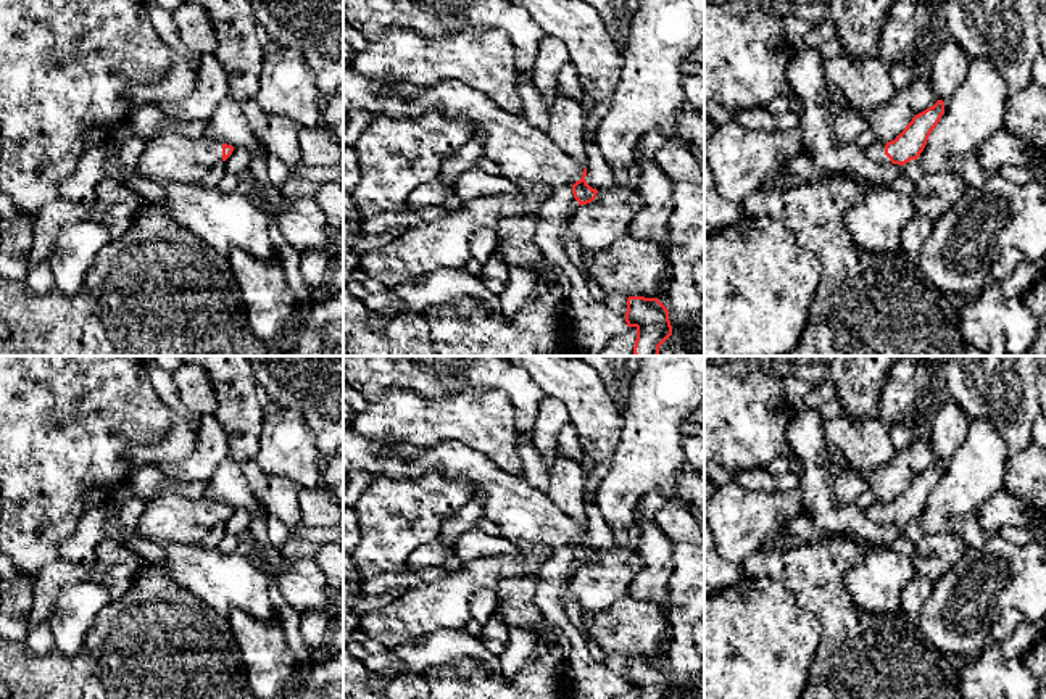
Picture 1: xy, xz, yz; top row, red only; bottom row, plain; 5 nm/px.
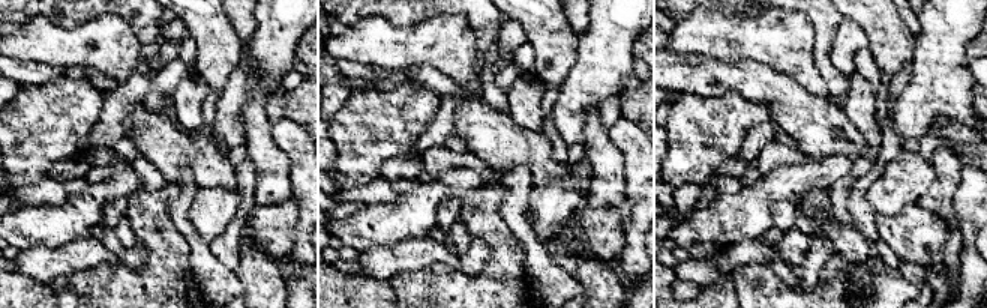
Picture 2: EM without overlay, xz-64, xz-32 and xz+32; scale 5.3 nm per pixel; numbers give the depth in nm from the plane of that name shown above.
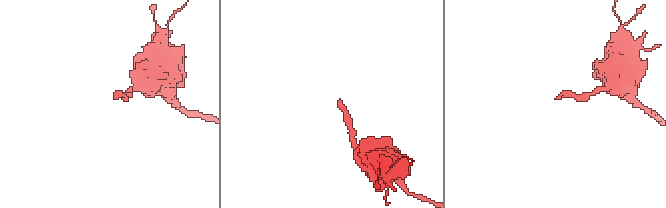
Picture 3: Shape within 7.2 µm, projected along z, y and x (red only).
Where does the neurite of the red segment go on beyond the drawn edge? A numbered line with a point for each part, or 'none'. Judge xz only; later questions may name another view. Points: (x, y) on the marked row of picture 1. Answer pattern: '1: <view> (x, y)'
1: xz (527, 157)

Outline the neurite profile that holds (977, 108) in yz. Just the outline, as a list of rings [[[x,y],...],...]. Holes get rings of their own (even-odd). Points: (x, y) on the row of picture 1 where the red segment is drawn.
[[[970,60],[969,71],[944,100],[944,114],[932,130],[917,161],[924,176],[944,171],[948,159],[977,156],[978,148],[1004,126],[1009,90],[990,60]]]

